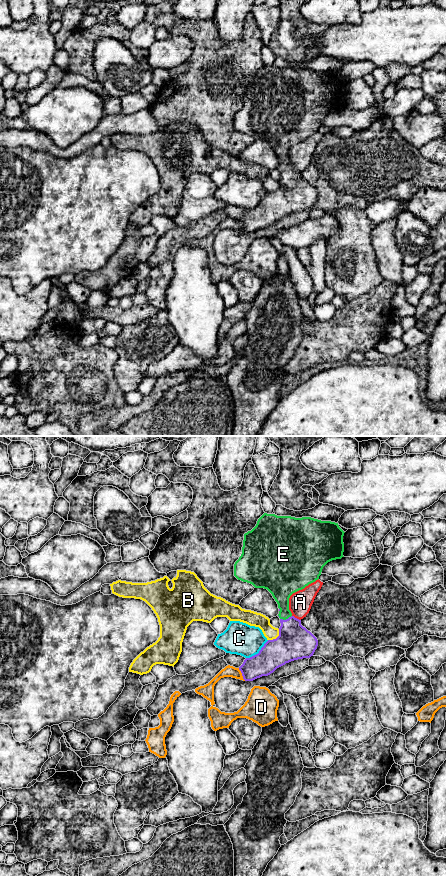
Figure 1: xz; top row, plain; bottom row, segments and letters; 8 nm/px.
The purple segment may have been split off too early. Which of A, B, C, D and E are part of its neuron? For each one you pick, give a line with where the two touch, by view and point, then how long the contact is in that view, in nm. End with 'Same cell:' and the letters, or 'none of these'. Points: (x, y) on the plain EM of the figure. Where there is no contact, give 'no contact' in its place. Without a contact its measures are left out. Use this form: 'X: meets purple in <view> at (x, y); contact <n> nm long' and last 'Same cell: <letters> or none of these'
E: meets purple in xz at (286, 171); contact 100 nm long
Same cell: E

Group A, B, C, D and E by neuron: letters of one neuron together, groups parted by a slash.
A / B / C / D / E

